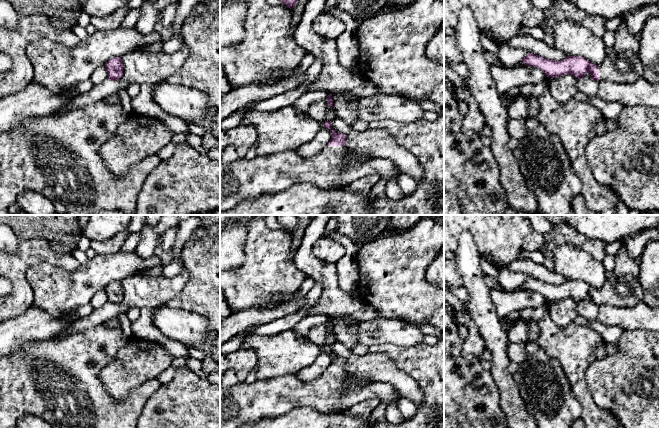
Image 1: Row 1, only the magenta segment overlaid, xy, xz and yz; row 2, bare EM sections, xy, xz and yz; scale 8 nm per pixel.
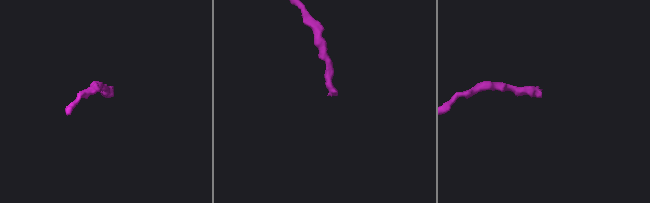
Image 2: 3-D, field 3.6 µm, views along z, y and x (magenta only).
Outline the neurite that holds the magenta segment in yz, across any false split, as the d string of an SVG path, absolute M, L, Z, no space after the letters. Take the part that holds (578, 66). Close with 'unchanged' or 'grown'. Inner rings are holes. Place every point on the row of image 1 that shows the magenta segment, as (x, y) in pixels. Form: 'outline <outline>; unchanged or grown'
outline M626 16L620 17L622 23L615 31L615 44L599 66L580 56L568 56L558 61L528 53L521 60L526 66L537 67L546 75L548 88L538 97L540 110L537 119L561 141L581 181L581 195L587 207L598 215L628 215L630 211L609 187L594 178L585 155L586 146L596 135L598 123L606 119L588 101L572 97L567 102L558 102L550 93L549 86L554 78L571 74L580 79L587 72L593 81L610 80L623 84L643 77L639 41L628 32Z; grown

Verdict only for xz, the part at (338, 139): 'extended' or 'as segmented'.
extended

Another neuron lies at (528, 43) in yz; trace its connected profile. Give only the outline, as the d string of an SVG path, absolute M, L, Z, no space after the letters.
M516 35L507 44L511 48L522 49L549 60L563 60L568 57L563 51L550 47L544 40L531 35Z

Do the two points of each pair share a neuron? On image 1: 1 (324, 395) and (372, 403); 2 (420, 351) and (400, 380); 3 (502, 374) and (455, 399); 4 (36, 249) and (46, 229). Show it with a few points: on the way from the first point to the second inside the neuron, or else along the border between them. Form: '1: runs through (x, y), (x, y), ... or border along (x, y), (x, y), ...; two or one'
1: border along (381, 401), (377, 398), (368, 398), (347, 409); two
2: border along (388, 356), (416, 382), (420, 390); two
3: border along (489, 371), (497, 387), (499, 401); two
4: border along (19, 238), (44, 237), (47, 240); two

